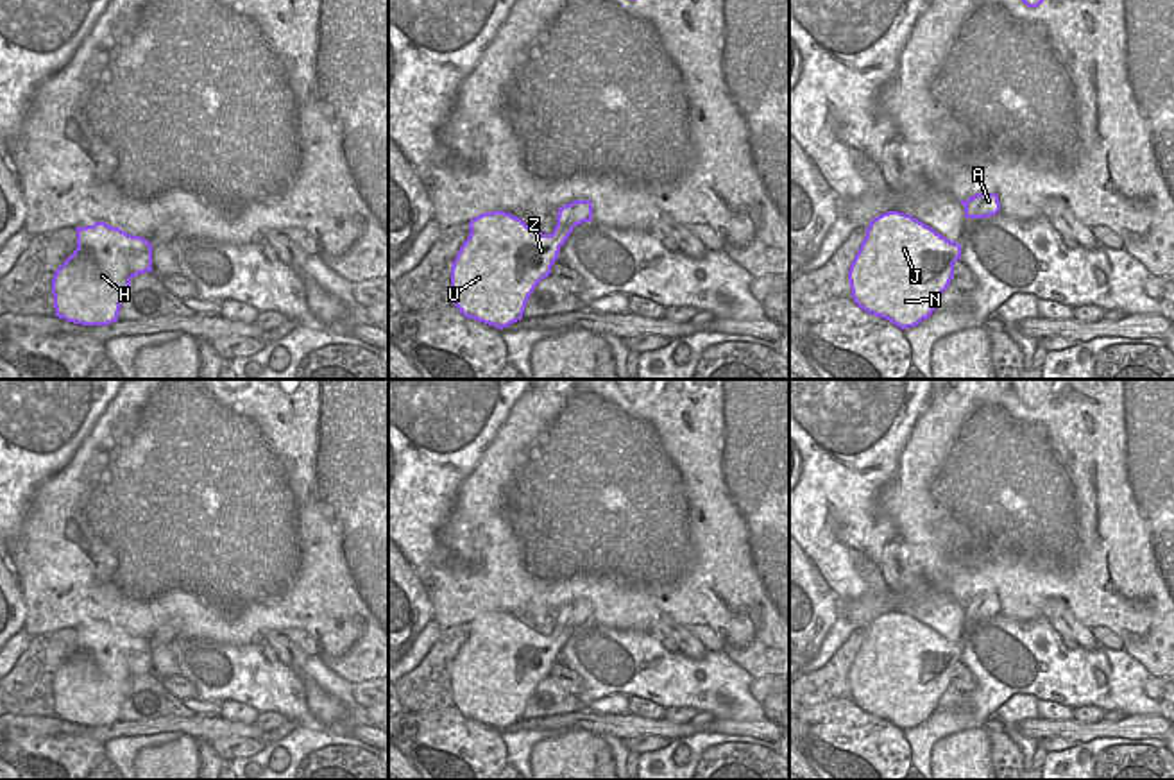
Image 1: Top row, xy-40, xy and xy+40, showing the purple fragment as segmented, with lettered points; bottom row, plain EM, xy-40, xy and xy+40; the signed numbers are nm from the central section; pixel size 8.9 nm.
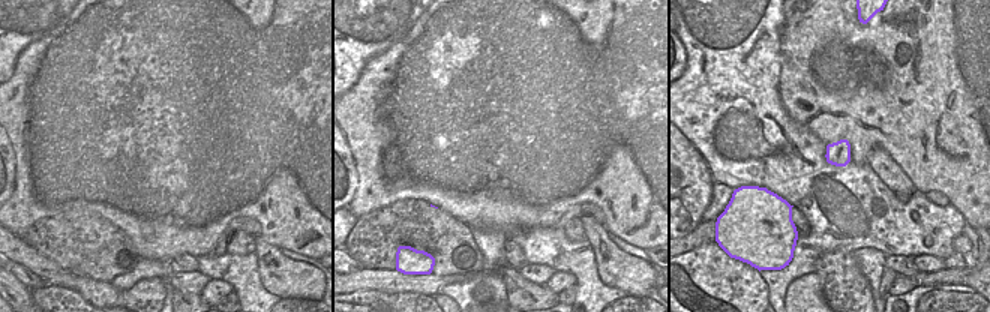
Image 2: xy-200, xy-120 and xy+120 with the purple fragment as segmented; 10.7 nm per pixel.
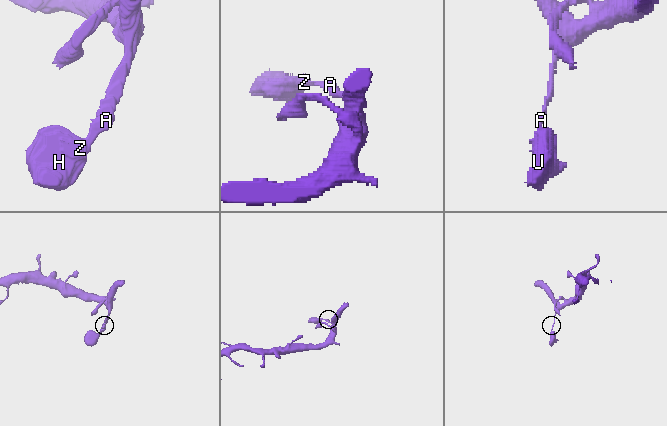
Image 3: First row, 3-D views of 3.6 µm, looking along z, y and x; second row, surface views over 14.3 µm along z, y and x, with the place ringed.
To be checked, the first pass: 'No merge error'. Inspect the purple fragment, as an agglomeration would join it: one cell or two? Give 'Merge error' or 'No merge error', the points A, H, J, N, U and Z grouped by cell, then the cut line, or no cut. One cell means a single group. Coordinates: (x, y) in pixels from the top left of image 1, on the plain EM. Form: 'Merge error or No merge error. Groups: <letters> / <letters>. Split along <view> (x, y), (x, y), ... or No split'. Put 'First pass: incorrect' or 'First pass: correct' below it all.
No merge error. Groups: A H J N U Z. No split
First pass: correct

